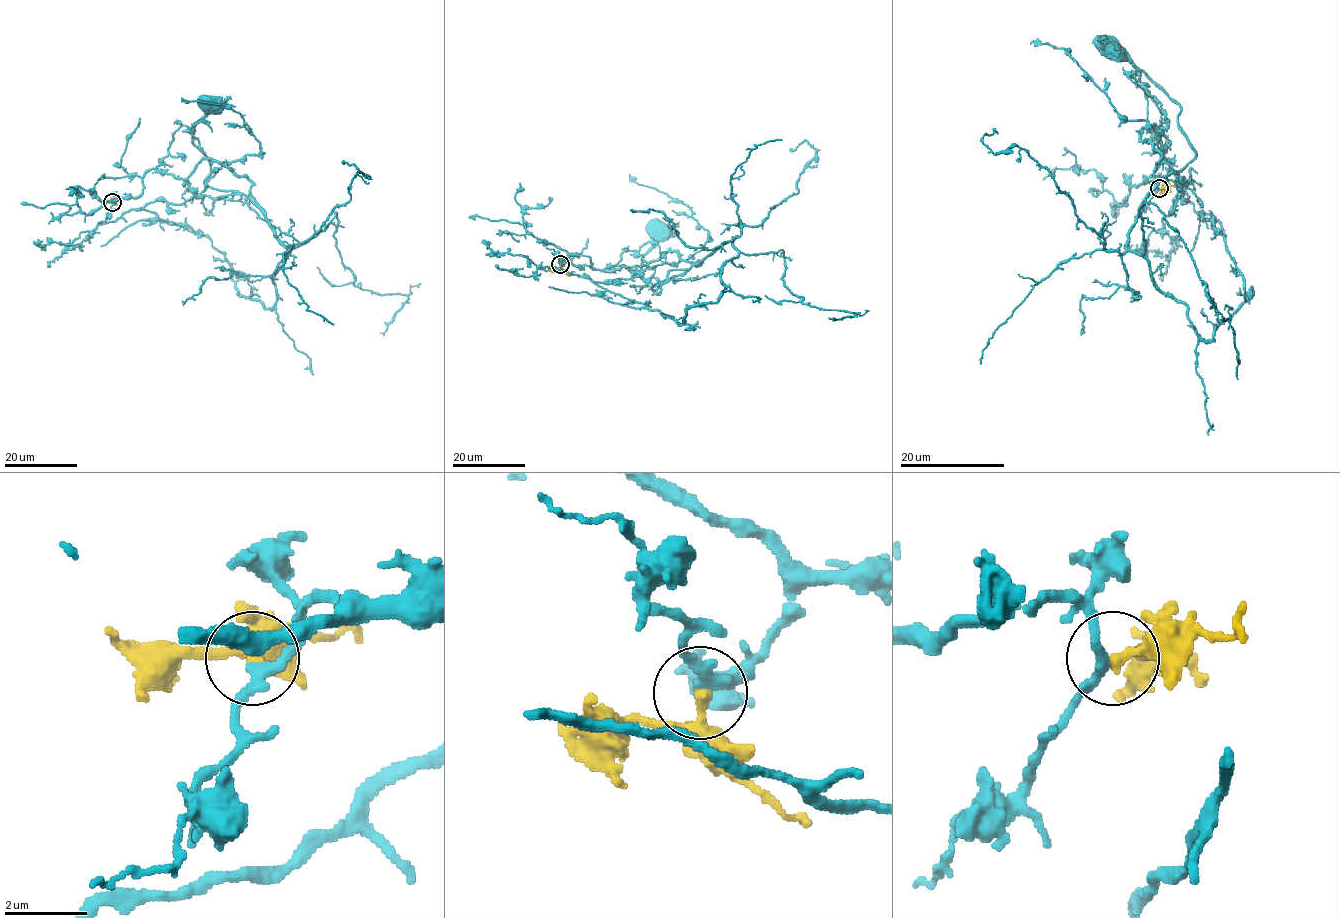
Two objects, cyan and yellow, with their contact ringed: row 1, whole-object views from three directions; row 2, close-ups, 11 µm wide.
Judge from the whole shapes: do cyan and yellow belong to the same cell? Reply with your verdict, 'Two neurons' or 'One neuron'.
One neuron

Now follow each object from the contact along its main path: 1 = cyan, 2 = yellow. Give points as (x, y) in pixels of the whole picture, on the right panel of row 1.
1: (1159, 189), (1167, 140), (1141, 131), (1158, 180), (1182, 169), (1180, 106), (1106, 47)
2: (1159, 189), (1174, 186), (1175, 181)

